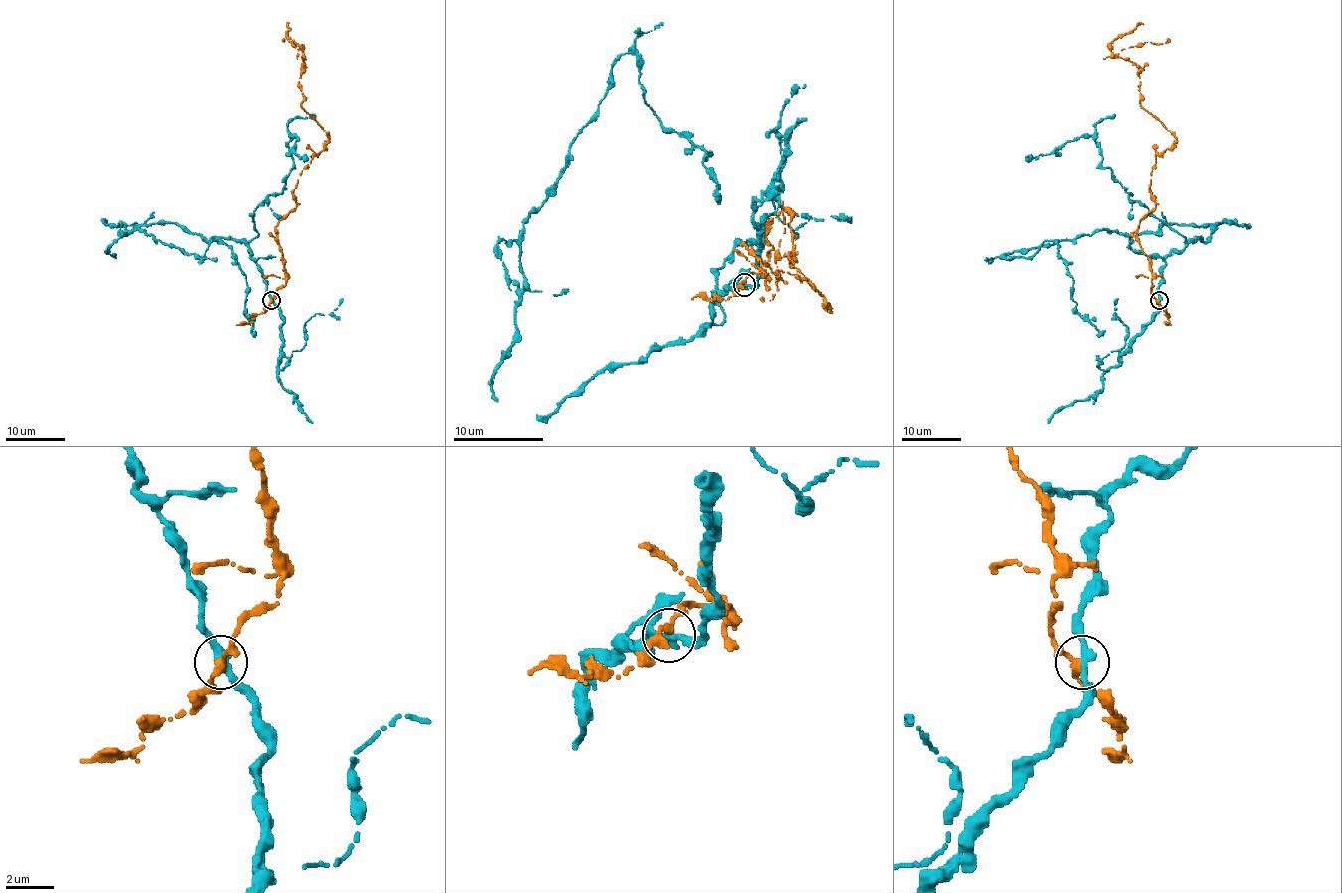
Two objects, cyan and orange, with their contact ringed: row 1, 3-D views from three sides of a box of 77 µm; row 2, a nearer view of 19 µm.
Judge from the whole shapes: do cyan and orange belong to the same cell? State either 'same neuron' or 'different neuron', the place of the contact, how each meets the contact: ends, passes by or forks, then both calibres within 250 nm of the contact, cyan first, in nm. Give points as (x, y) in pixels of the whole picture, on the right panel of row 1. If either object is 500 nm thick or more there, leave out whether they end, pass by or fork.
different neuron; place (1159, 300); cyan passes by; orange passes by; calibres 360 and 280 nm

